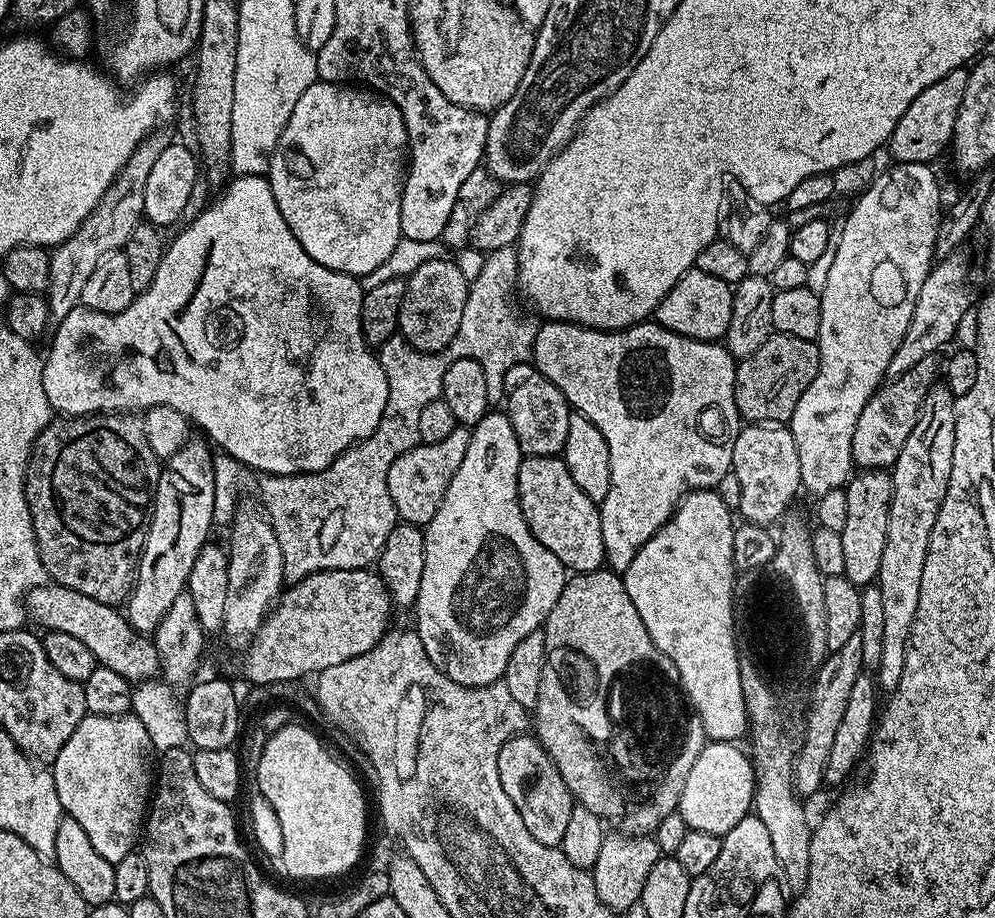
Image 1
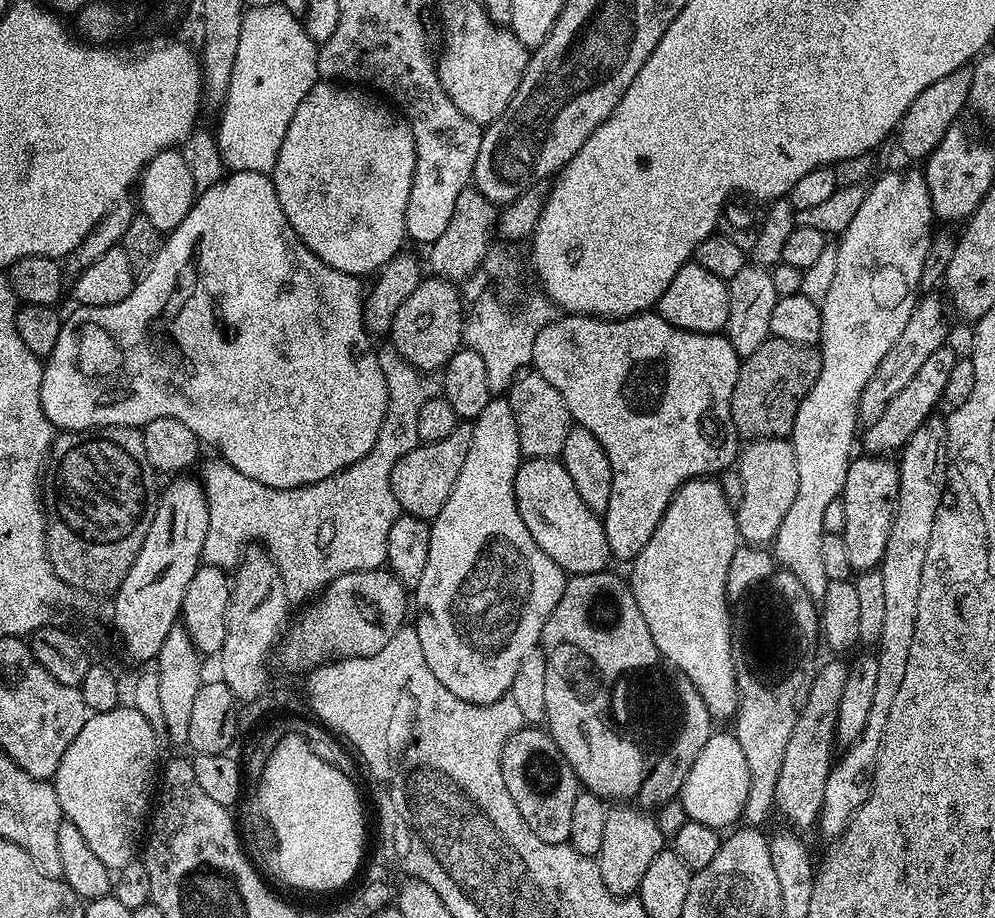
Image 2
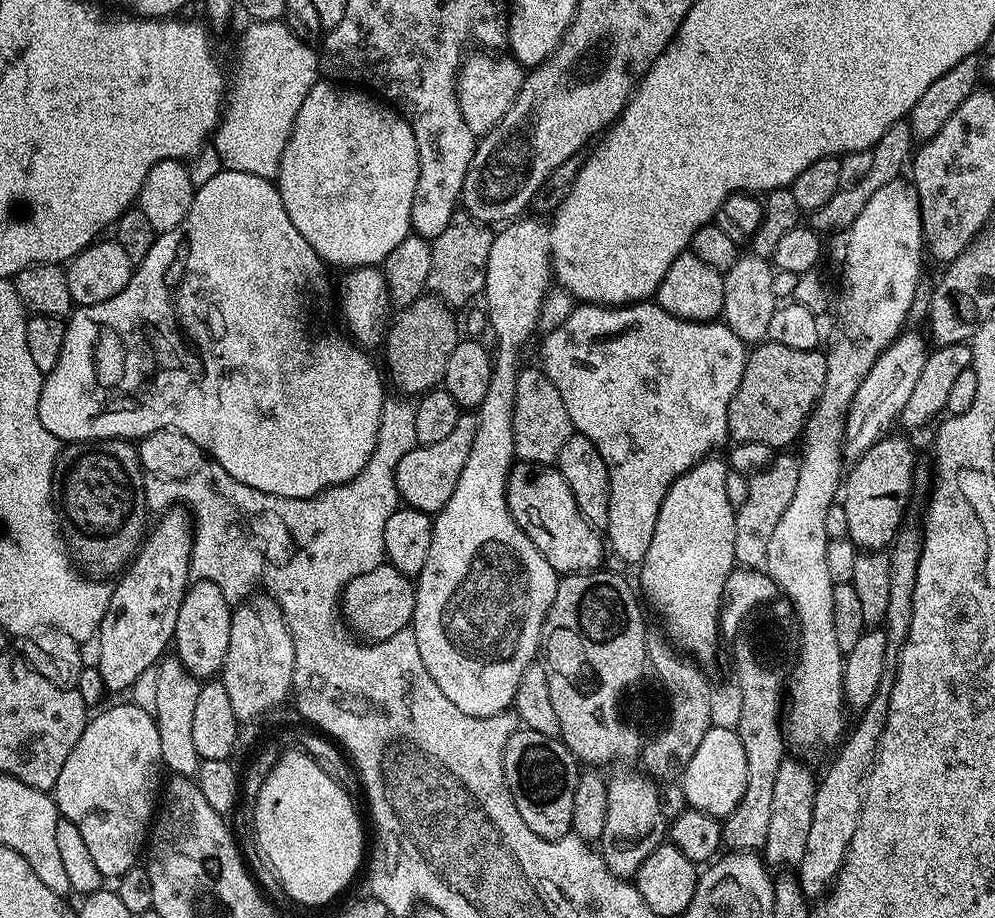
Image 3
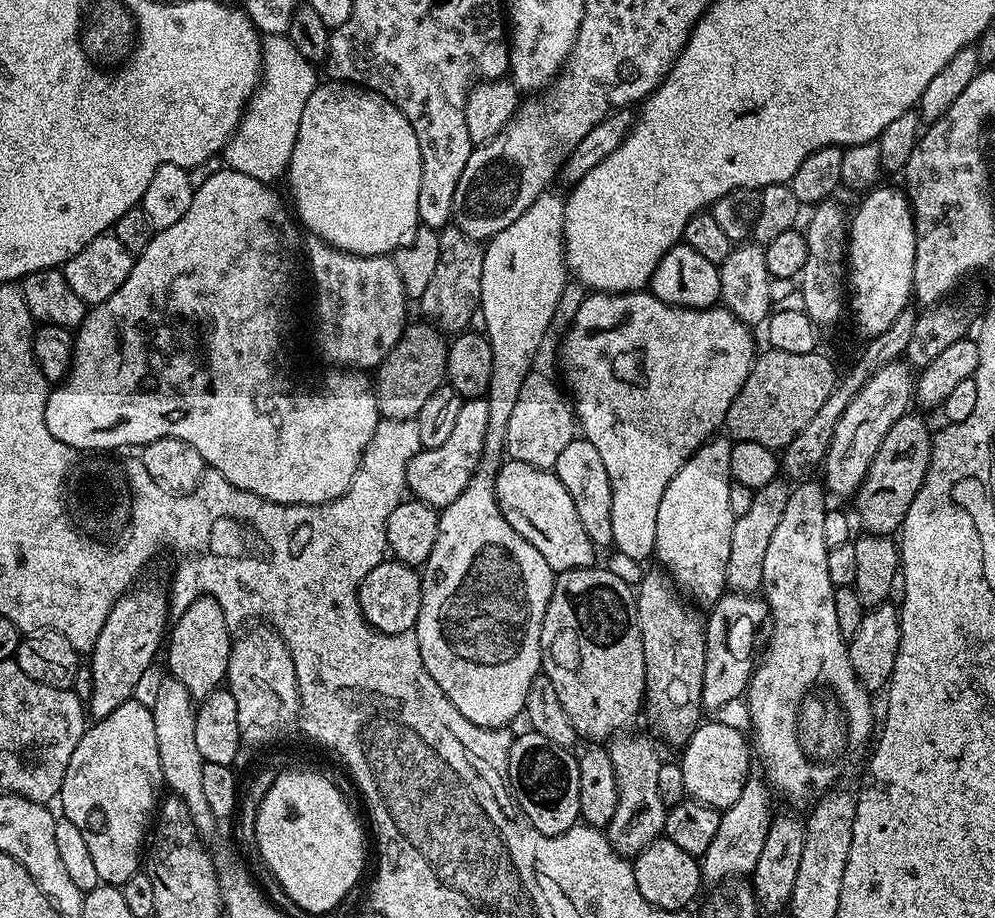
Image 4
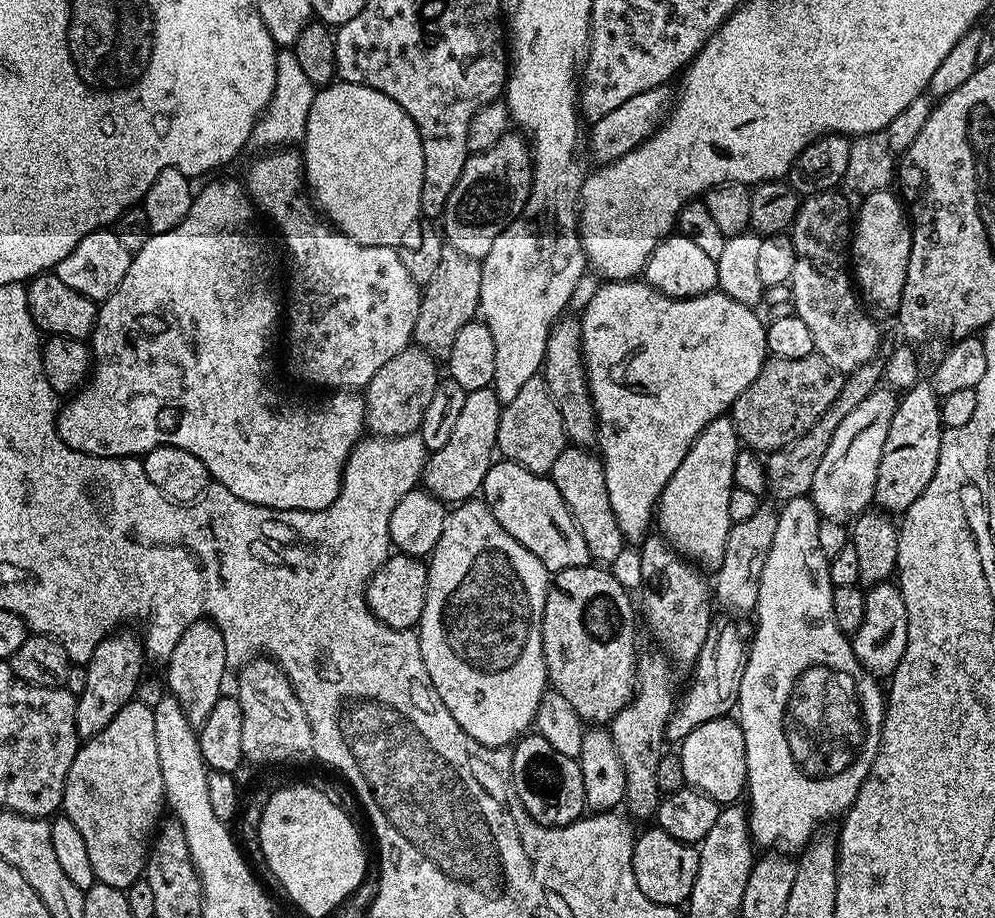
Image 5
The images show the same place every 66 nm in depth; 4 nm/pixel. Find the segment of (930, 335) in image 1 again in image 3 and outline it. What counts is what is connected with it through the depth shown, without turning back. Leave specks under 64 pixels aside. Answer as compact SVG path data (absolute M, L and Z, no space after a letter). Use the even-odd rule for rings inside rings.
M908 330L892 341L888 349L874 362L872 369L862 378L862 386L854 394L848 404L848 417L844 420L844 442L842 456L845 461L855 462L870 450L889 431L893 423L897 423L902 406L914 391L914 385L922 374L922 366L926 362L929 349L924 348L926 340L919 331Z

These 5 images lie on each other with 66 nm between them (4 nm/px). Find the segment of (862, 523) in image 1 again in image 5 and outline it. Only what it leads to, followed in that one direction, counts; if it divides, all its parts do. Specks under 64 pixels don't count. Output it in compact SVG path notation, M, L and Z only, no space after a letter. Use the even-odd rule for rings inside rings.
M918 382L899 397L896 413L890 422L890 434L886 434L886 446L882 446L882 462L878 462L874 497L877 509L888 514L903 514L922 490L928 488L930 478L934 478L942 431L940 401L941 397L928 382Z

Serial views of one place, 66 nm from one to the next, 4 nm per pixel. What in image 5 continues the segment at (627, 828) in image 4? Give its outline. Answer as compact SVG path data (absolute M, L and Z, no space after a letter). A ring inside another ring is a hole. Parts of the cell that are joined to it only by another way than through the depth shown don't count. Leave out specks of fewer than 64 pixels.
M653 650L645 656L643 653L636 662L636 691L632 694L632 701L610 722L614 750L618 750L618 758L622 758L626 774L624 804L628 808L627 815L637 816L640 820L647 816L648 819L655 817L656 808L662 799L660 788L654 782L654 770L658 770L658 762L665 751L664 727L667 726L674 707L672 671L673 665L663 652Z

